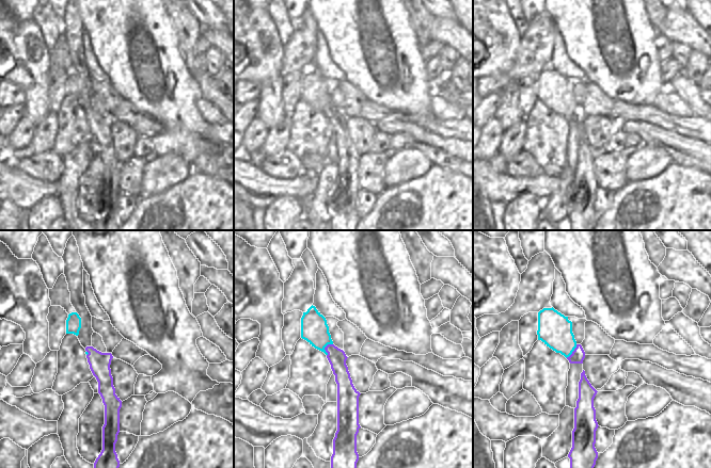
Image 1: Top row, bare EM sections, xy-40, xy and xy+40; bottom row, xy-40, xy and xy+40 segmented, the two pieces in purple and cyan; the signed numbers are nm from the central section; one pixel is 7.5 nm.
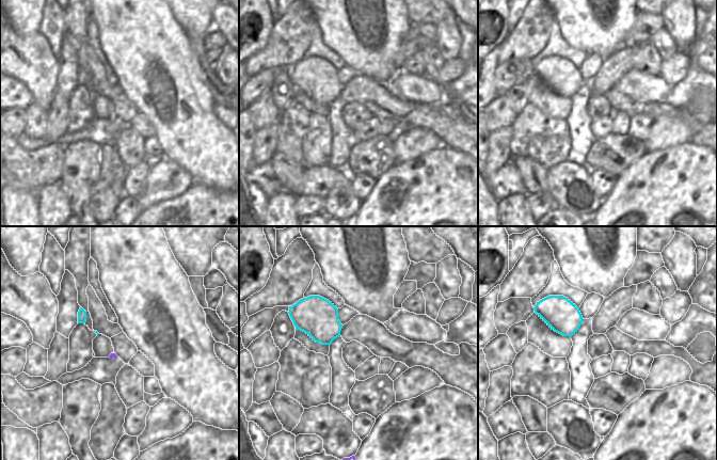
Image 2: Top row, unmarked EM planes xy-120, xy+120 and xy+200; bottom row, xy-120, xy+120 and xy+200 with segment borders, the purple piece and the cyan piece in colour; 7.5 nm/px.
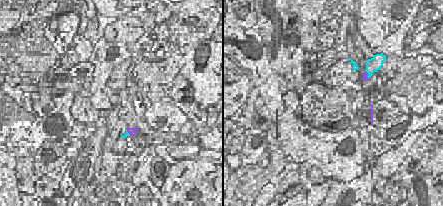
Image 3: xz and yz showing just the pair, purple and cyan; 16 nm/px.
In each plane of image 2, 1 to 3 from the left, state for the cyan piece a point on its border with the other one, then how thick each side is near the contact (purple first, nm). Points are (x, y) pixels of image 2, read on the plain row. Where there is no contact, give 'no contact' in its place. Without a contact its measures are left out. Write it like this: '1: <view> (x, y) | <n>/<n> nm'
1: no contact
2: no contact
3: no contact

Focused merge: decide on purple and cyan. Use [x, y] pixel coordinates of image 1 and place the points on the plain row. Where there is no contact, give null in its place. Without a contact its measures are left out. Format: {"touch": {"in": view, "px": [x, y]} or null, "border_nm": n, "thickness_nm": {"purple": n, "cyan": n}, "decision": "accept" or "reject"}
{"touch": {"in": "xy", "px": [325, 109]}, "border_nm": 100, "thickness_nm": {"purple": 140, "cyan": 200}, "decision": "reject"}

